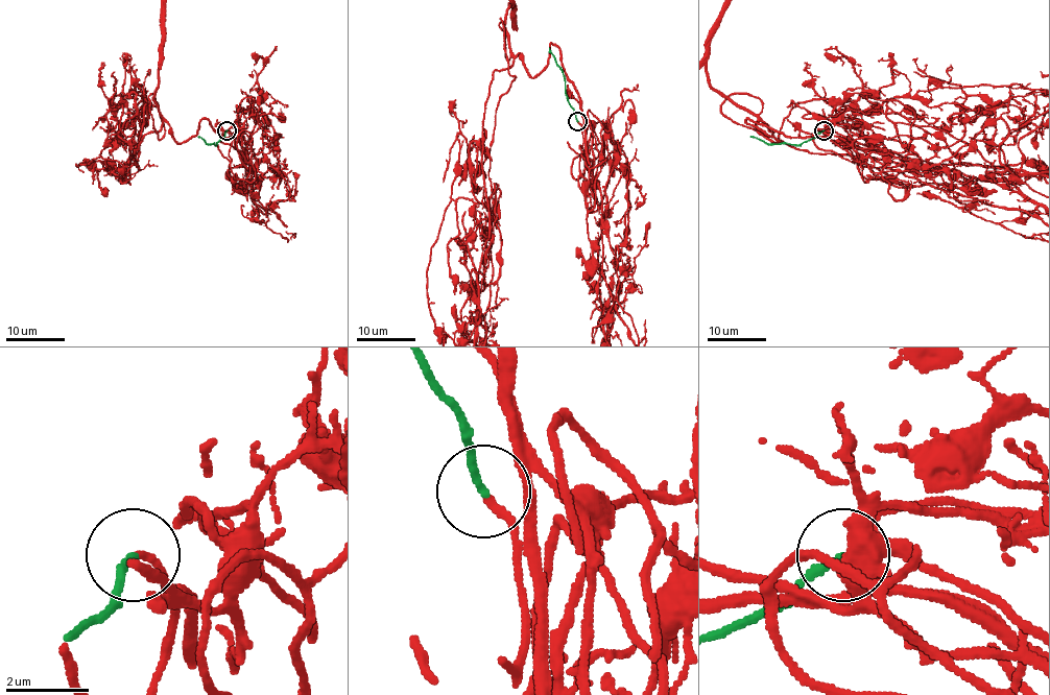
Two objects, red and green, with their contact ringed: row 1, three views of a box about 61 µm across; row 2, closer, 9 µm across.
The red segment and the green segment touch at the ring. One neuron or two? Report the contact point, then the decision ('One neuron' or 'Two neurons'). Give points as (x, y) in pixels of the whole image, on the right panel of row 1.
Place: (824, 130). One neuron

